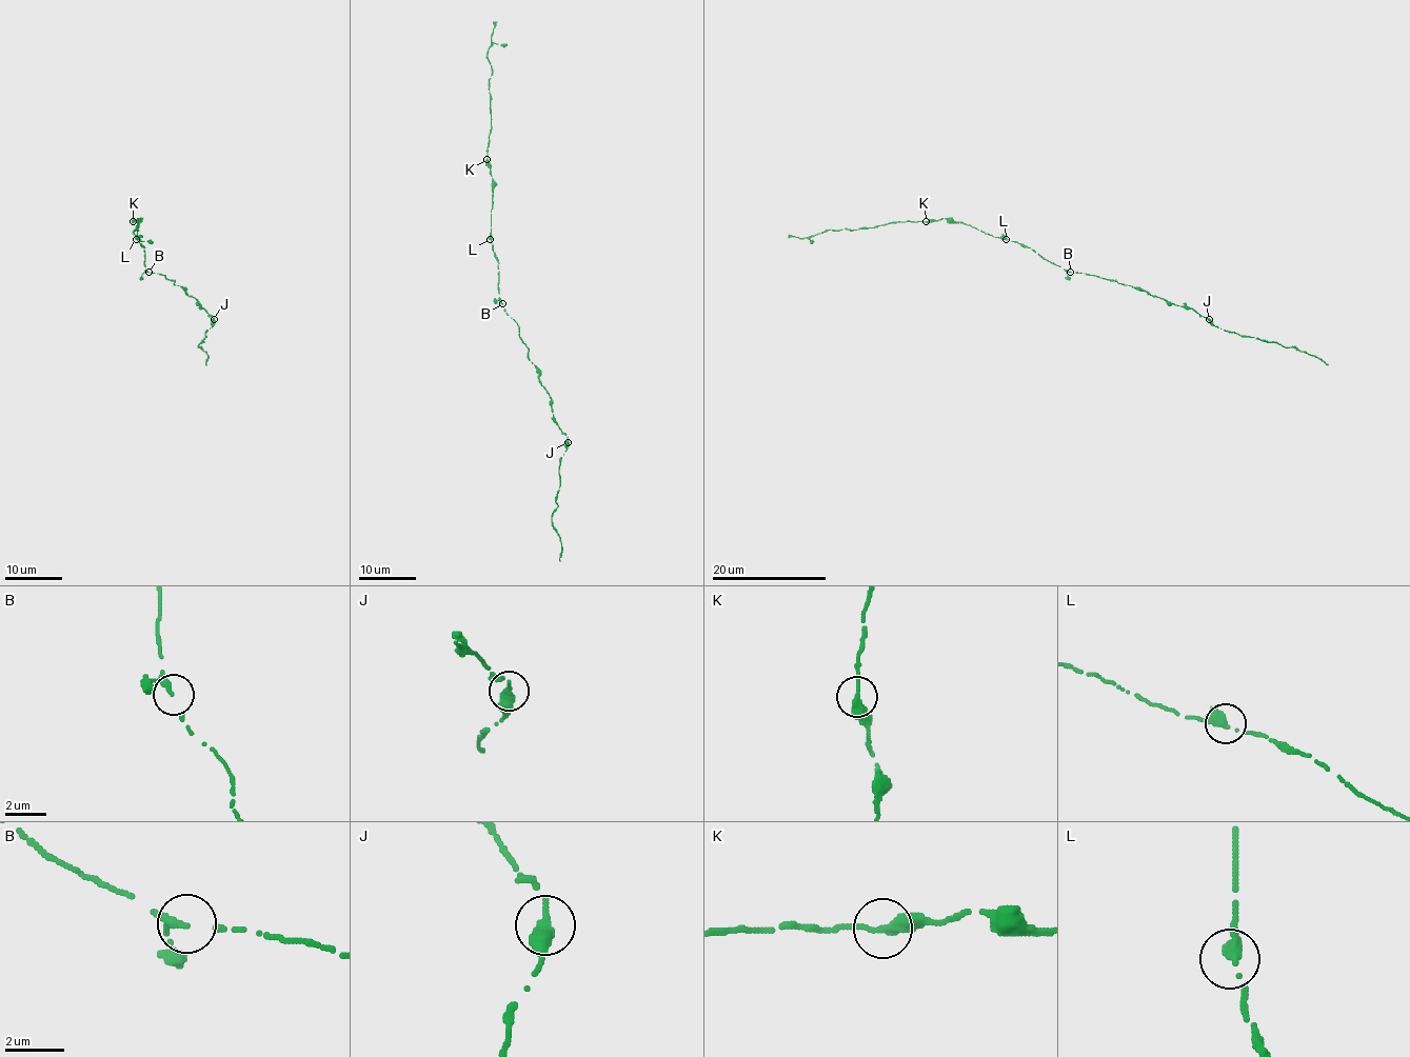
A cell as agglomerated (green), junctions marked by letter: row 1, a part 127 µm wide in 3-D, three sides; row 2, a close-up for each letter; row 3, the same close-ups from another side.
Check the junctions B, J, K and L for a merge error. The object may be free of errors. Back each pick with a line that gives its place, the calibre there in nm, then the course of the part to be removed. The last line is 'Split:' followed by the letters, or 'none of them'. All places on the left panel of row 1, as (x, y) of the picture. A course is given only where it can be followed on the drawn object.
Split: none of them

